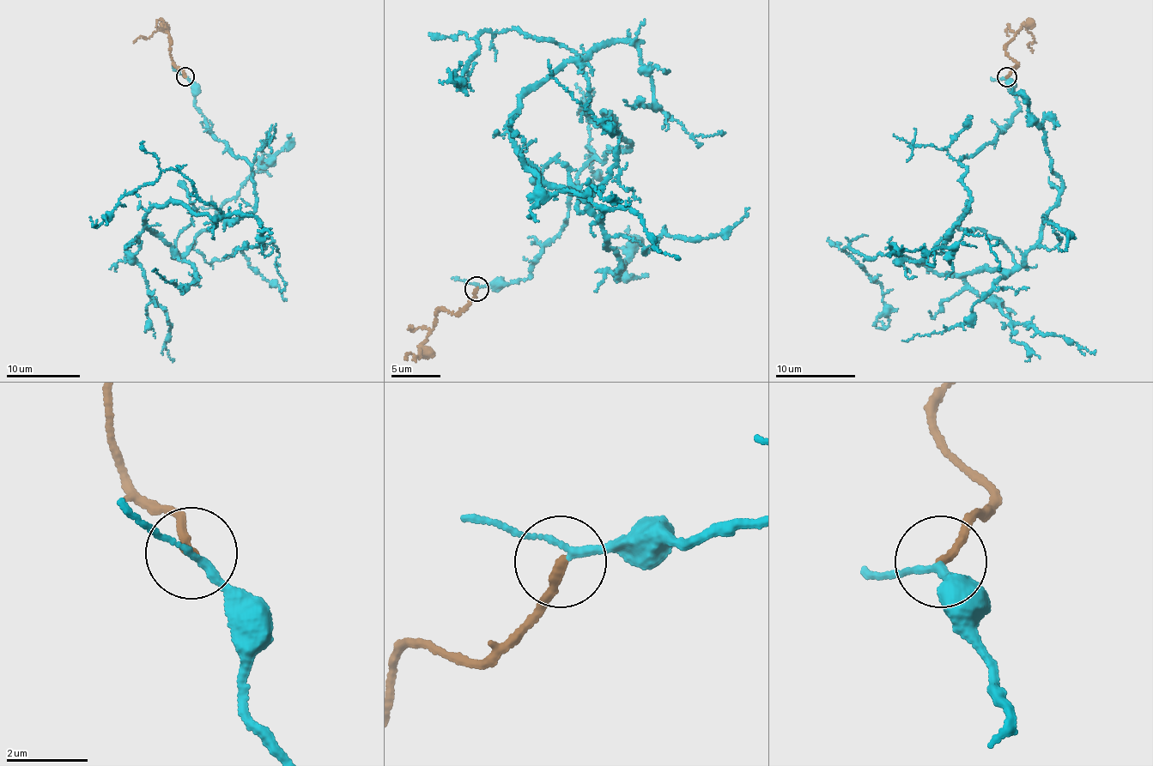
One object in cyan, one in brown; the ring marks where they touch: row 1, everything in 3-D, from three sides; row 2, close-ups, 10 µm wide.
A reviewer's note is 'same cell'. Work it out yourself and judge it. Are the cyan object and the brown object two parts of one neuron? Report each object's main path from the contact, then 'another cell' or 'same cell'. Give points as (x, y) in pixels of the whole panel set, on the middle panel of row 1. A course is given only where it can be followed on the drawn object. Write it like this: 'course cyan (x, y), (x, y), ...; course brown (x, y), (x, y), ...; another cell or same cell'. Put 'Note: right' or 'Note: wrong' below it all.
course cyan (477, 289), (530, 276), (577, 174), (632, 146), (570, 62), (512, 147), (592, 207), (615, 280), (628, 231); course brown (477, 289), (457, 312), (434, 312), (434, 326), (421, 354), (409, 353), (406, 358); same cell
Note: right

